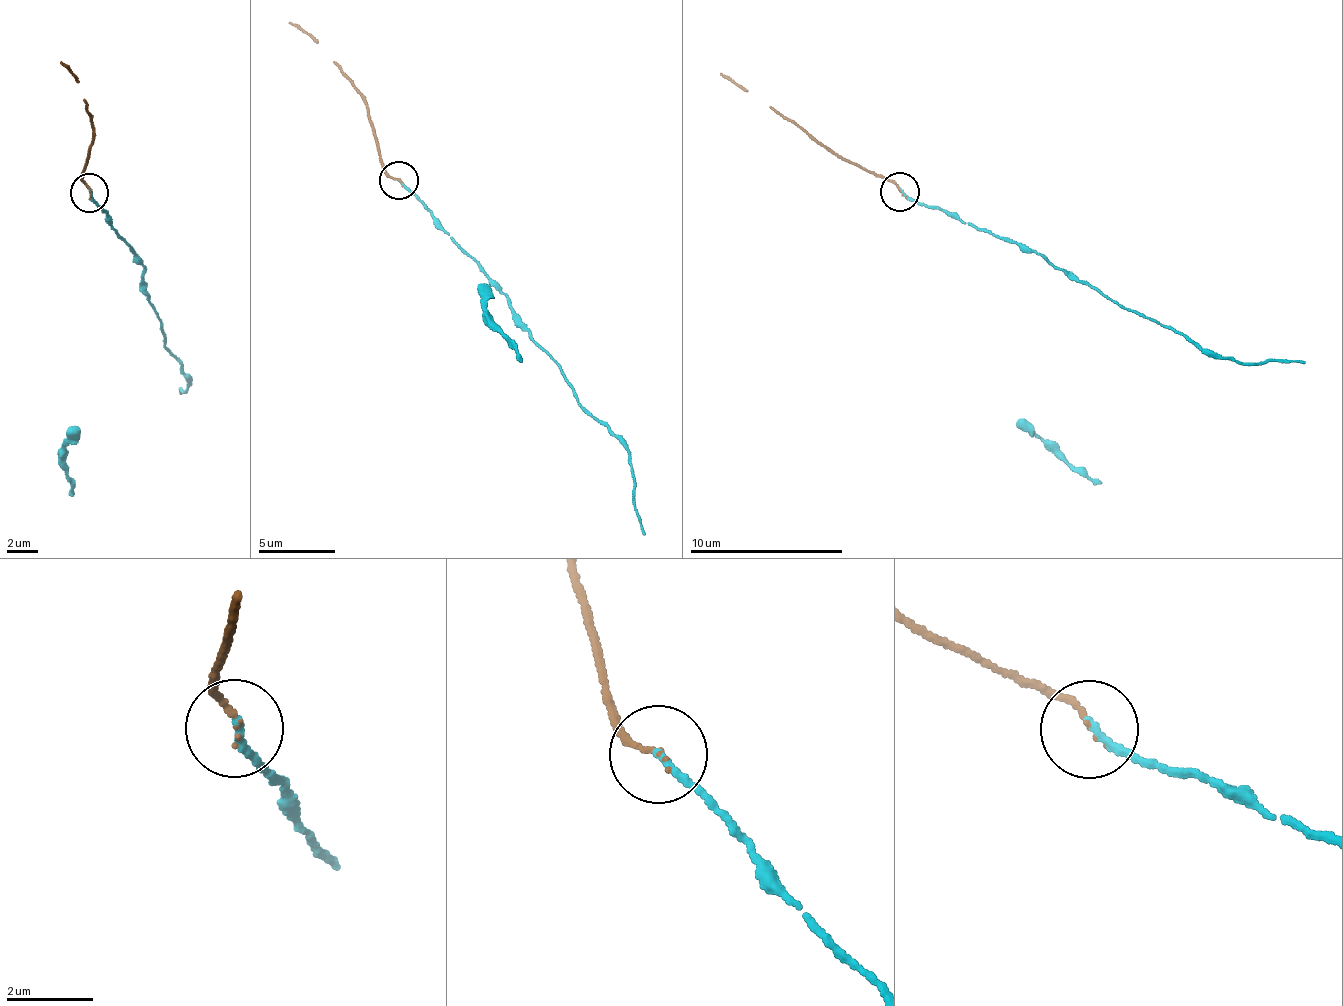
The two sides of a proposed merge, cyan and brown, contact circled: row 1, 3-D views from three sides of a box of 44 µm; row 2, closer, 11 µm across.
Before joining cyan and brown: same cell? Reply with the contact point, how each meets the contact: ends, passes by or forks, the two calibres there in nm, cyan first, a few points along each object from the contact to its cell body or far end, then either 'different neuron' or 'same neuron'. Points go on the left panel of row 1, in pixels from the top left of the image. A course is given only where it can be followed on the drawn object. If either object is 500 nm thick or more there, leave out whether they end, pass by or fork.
at (89, 193); cyan ends there; brown ends there; 190 nm thick on the cyan side, 90 nm on the other; cyan runs (88, 193), (135, 255), (148, 297), (161, 318), (162, 344), (187, 381), (188, 390), (180, 394); brown runs (88, 193), (81, 177), (92, 151), (95, 130), (78, 81), (61, 60); same neuron

